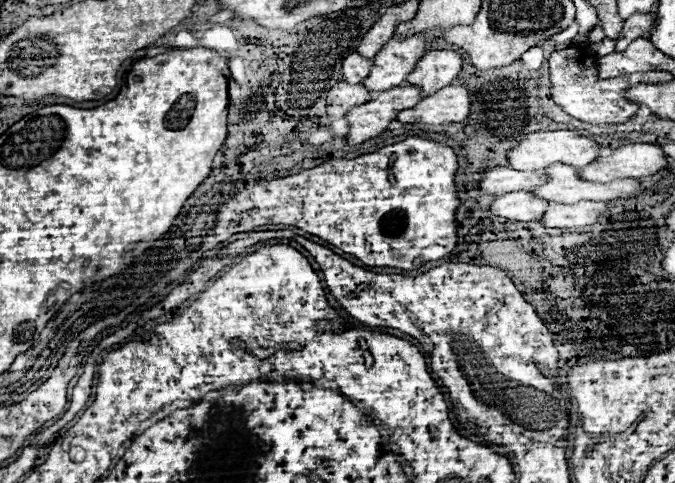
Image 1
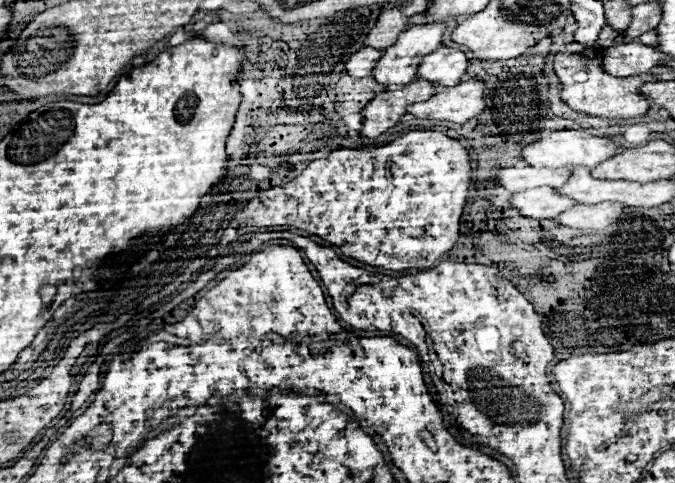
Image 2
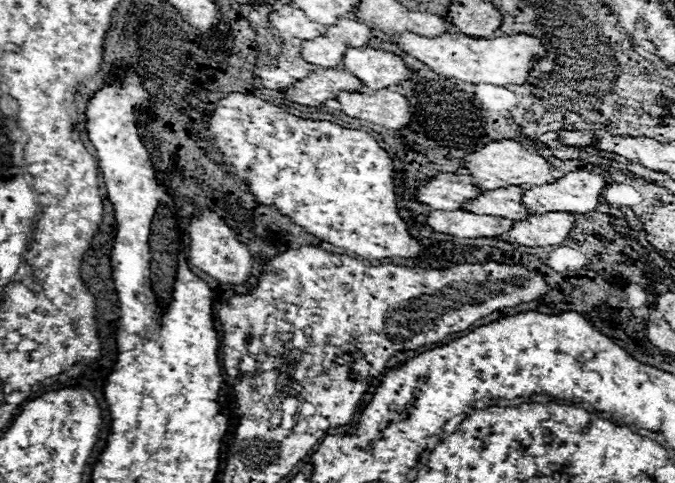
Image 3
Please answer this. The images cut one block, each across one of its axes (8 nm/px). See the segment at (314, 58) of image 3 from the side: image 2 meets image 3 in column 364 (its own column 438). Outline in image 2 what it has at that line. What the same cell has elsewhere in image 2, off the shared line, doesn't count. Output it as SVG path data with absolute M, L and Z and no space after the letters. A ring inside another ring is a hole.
M422 24L402 32L396 44L388 46L380 62L376 62L374 80L384 86L414 82L422 58L440 46L442 34L442 24Z

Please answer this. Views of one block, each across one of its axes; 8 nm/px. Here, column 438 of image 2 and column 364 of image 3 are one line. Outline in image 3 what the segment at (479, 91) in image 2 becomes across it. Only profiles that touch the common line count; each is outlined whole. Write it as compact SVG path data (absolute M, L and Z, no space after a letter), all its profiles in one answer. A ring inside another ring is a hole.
M376 90L372 94L338 94L336 98L342 106L342 112L358 118L380 124L390 130L400 130L410 122L408 102L402 94L392 90Z

